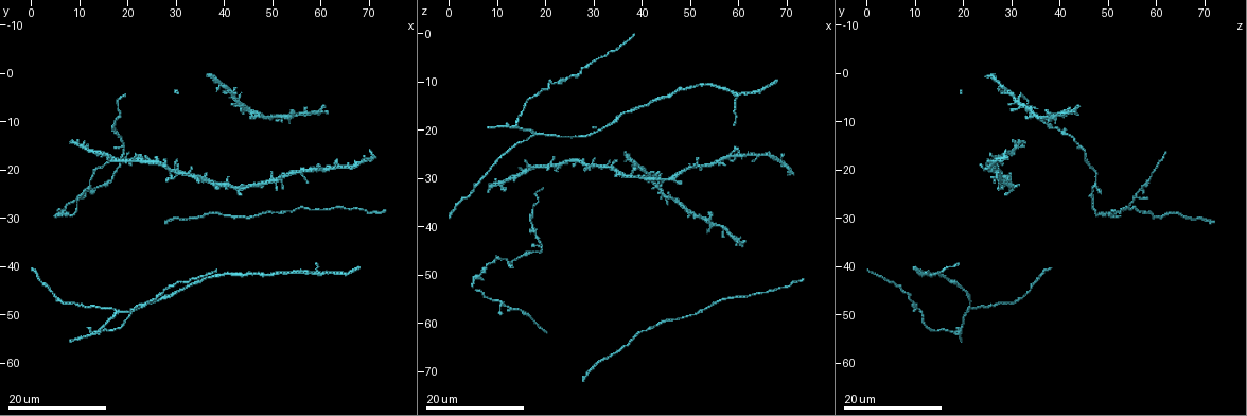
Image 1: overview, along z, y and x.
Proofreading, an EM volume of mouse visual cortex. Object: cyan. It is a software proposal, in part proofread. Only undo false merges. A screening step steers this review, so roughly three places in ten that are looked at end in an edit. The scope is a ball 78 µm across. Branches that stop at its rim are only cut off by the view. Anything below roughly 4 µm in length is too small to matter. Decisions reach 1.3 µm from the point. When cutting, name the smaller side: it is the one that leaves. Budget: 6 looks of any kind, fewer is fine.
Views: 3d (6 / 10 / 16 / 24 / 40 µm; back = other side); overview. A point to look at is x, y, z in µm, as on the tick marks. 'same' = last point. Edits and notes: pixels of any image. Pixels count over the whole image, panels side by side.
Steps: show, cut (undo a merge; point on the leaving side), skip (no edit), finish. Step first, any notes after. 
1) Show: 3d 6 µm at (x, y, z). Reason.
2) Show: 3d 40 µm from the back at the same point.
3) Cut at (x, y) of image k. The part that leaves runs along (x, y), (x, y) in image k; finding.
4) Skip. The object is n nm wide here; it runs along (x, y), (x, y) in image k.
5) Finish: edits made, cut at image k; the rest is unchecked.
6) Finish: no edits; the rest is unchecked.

Show: 3d 16 µm at (29.5, 19.5, 27.0). Four or more arms meet.

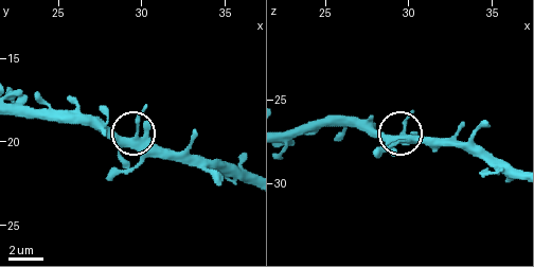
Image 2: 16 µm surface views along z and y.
Show: 3d 6 µm at (29.7, 19.7, 26.9). Closer look.

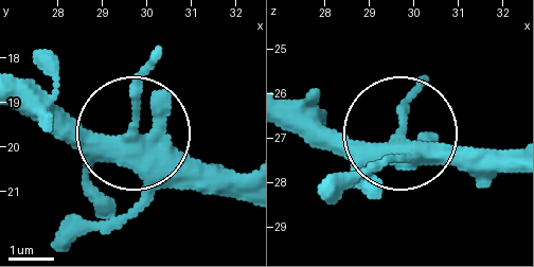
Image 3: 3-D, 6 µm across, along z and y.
Skip. 4 arms meet here; it runs along (19, 93), (99, 136), (144, 136), (201, 165), (247, 174) in image 3; continuous, no second neuron.

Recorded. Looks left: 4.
Show: 3d 16 µm at (12.0, 23.5, 47.5). Arms part here.

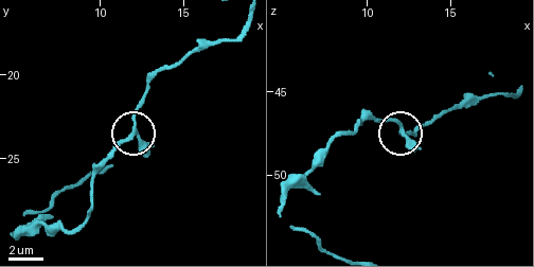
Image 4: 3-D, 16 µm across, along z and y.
Show: 3d 10 µm at (12.1, 23.0, 47.3). Zoom in.

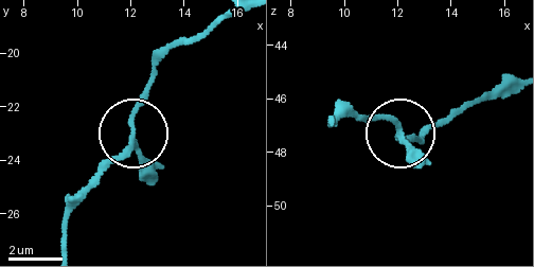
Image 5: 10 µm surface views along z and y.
Skip. The object is 180 nm wide here; it runs along (131, 136), (72, 197) in image 5; all the same neuron.

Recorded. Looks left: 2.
Show: 3d 24 µm at (17.5, 49.5, 21.0). Three-way junction.

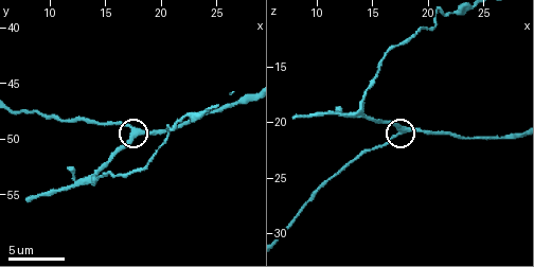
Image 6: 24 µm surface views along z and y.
Show: 3d 6 µm at (17.6, 49.6, 20.4).

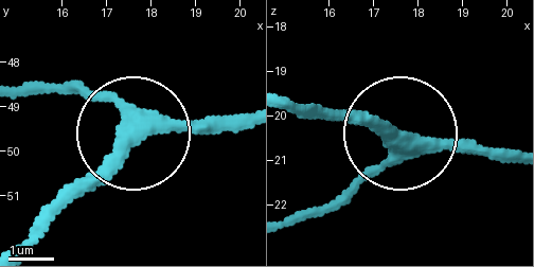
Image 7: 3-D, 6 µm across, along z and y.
Skip. It runs along (289, 223), (345, 199), (395, 142), (391, 130), (292, 112) in image 7; all the same neuron.

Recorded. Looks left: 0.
Finish: no edits; the rest is unchecked.

